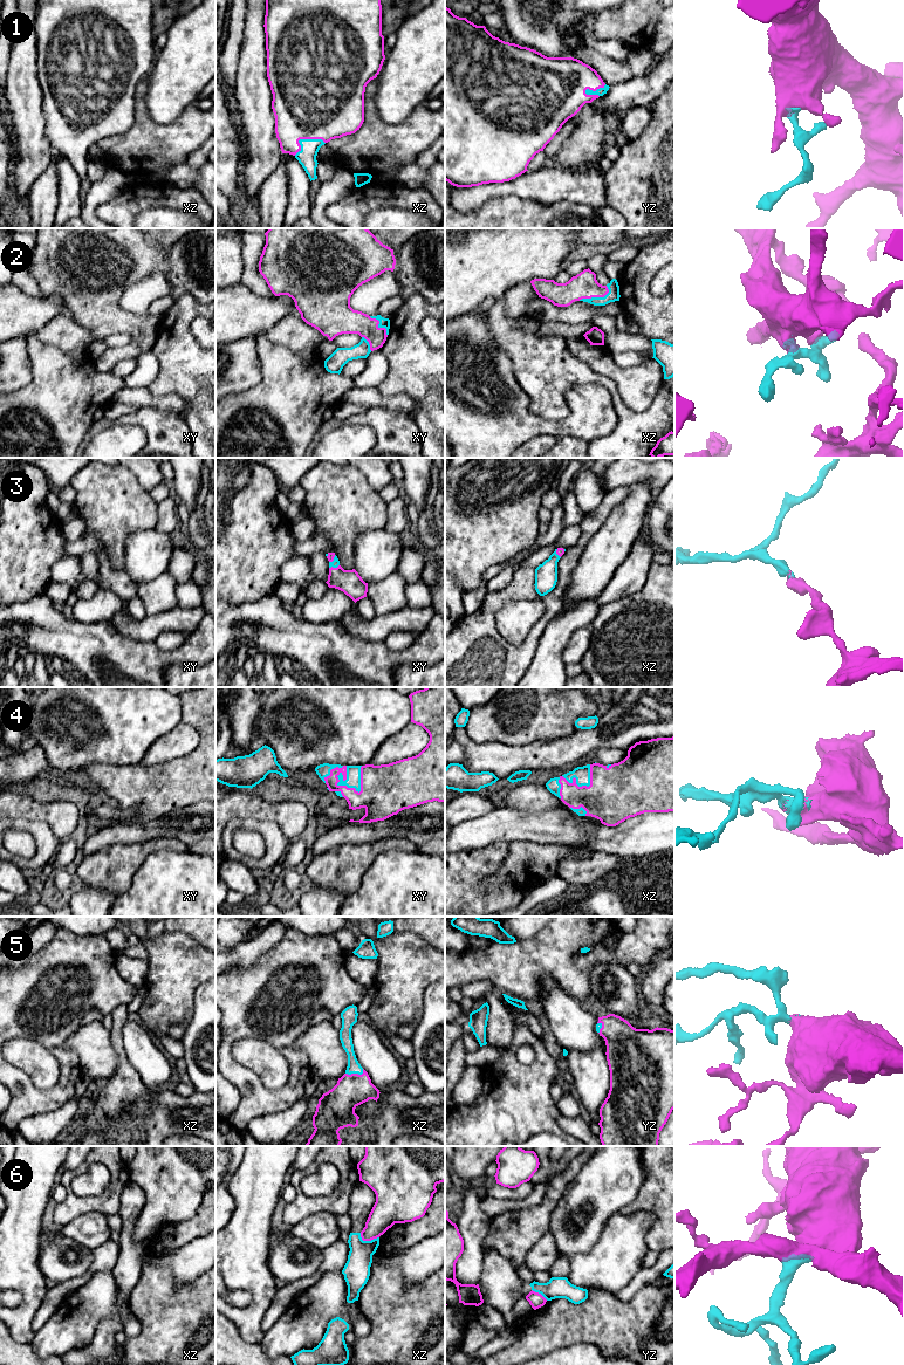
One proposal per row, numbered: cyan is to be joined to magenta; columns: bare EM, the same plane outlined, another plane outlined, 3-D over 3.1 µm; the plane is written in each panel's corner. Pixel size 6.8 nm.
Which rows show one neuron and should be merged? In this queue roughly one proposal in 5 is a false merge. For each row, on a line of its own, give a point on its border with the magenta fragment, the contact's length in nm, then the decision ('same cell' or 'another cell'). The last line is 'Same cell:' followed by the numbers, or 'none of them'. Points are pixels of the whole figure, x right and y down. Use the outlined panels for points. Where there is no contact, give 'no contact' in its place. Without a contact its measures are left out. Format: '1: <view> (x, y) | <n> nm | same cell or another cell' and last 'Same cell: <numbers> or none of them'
1: xz (305, 138) | 240 nm | same cell
2: xz (594, 296) | 220 nm | same cell
3: xy (334, 568) | 80 nm | same cell
4: xy (361, 790) | 220 nm | same cell
5: xz (355, 1074) | 130 nm | same cell
6: xz (368, 1240) | 140 nm | another cell
Same cell: 1, 2, 3, 4, 5

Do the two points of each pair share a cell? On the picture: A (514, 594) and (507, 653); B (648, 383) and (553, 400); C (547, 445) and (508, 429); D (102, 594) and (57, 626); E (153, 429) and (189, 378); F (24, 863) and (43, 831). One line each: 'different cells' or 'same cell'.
A: same cell
B: different cells
C: different cells
D: different cells
E: different cells
F: same cell

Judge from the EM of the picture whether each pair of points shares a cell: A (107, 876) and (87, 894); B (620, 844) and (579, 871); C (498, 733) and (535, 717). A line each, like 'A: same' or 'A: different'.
A: different
B: different
C: same

